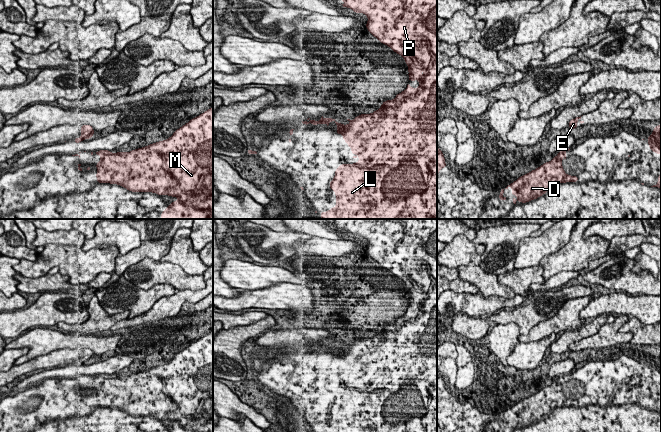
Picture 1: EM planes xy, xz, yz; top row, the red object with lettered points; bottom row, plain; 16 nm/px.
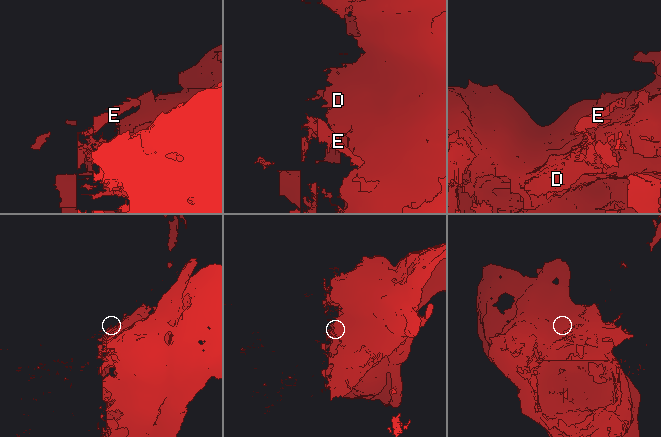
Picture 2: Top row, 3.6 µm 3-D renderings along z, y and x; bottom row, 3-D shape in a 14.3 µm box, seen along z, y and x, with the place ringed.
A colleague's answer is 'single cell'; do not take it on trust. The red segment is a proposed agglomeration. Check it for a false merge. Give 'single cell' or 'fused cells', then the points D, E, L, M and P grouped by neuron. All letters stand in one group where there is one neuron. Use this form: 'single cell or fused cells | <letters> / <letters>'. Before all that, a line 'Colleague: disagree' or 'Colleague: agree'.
Colleague: disagree
fused cells | D L M P / E

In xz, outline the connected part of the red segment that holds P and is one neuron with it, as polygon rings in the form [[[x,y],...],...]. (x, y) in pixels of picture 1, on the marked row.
[[[343,0],[343,7],[368,17],[366,27],[381,43],[404,57],[409,81],[418,80],[419,87],[407,88],[393,100],[384,101],[377,111],[361,114],[343,125],[333,118],[323,118],[320,124],[334,121],[336,134],[342,134],[359,162],[341,164],[329,188],[335,191],[336,206],[321,212],[321,219],[437,219],[437,0]]]

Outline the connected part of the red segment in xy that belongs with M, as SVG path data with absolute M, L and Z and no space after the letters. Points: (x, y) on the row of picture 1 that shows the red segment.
M213 107L191 119L173 135L131 152L91 152L100 155L97 182L118 184L132 192L177 197L161 219L213 219Z

